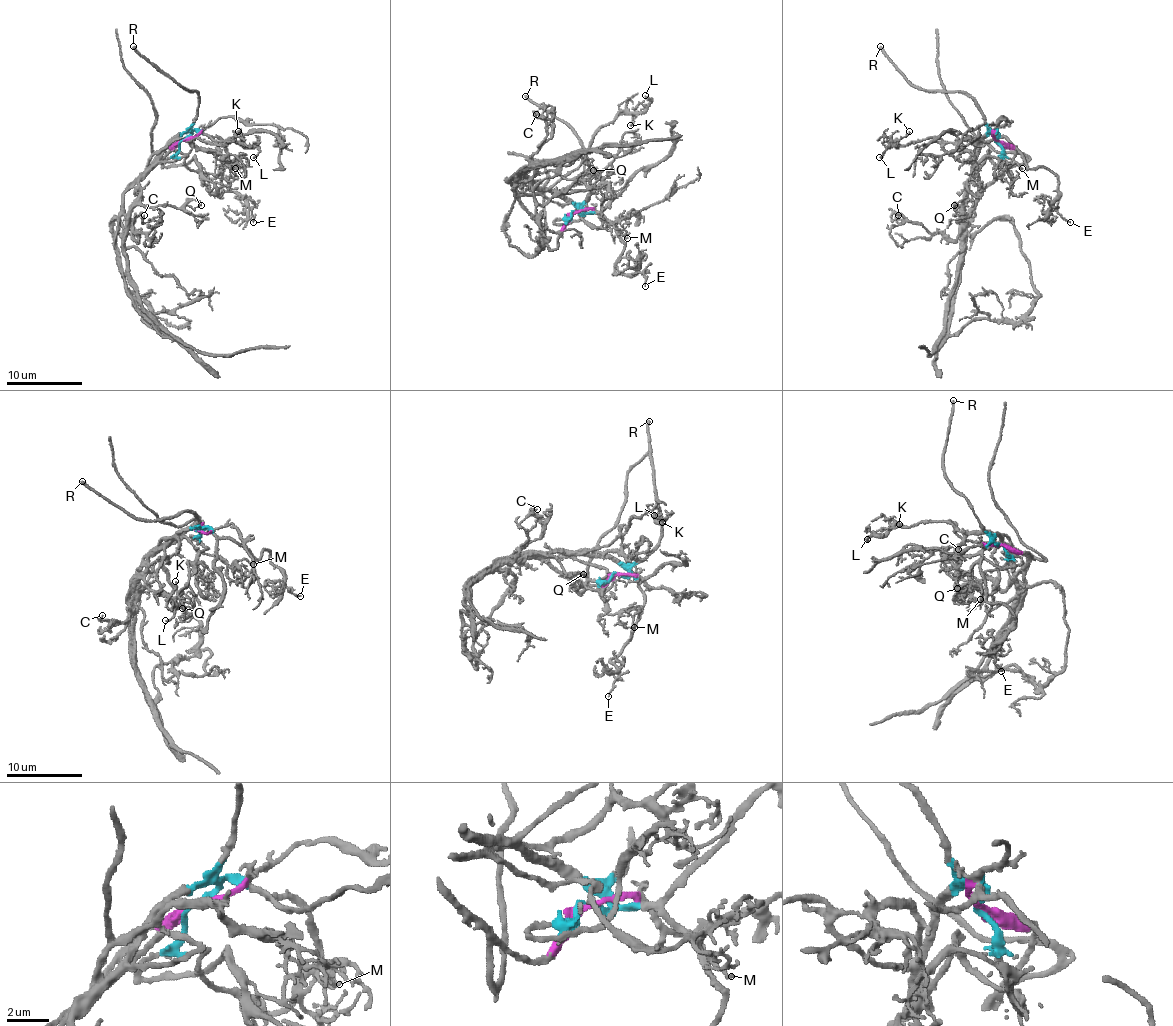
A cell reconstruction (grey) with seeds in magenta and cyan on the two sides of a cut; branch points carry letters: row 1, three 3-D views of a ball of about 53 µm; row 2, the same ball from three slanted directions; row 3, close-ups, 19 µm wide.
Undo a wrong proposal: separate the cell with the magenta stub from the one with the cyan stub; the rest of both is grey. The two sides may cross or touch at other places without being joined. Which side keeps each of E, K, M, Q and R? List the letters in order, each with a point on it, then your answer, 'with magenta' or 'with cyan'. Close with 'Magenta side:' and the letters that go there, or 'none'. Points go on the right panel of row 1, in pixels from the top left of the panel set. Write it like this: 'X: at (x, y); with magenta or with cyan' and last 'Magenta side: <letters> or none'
E: at (1070, 222); with cyan
K: at (909, 131); with cyan
M: at (1022, 168); with magenta
Q: at (954, 205); with cyan
R: at (880, 46); with cyan
Magenta side: M

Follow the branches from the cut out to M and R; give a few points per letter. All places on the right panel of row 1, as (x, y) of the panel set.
M: (996, 140), (1012, 146), (1015, 157), (981, 188), (987, 152), (1012, 178), (1008, 169), (1015, 163), (1021, 169)
R: (996, 140), (983, 112), (970, 97), (957, 91), (919, 89), (881, 45)

